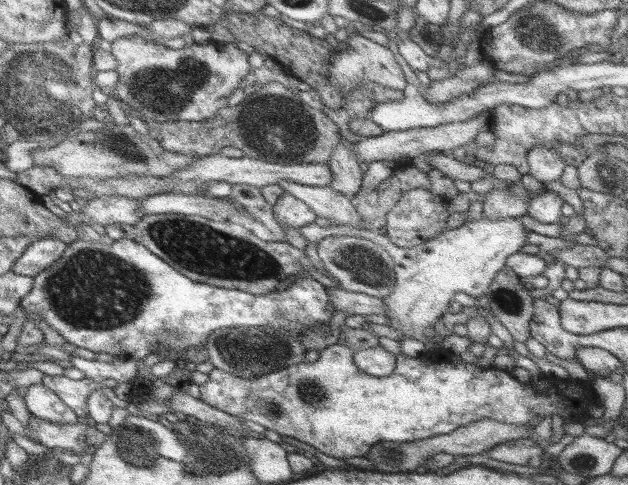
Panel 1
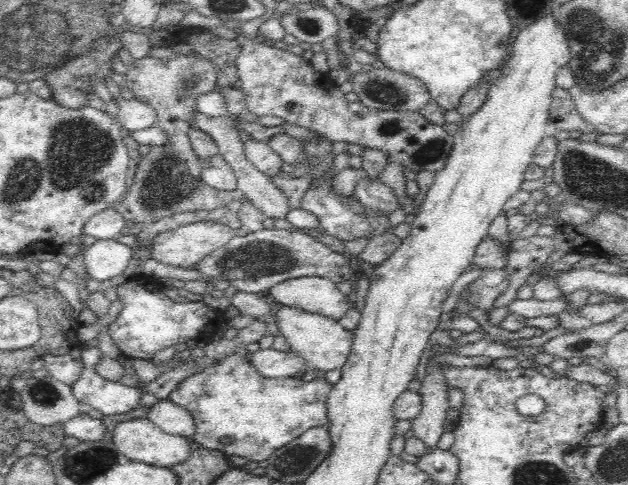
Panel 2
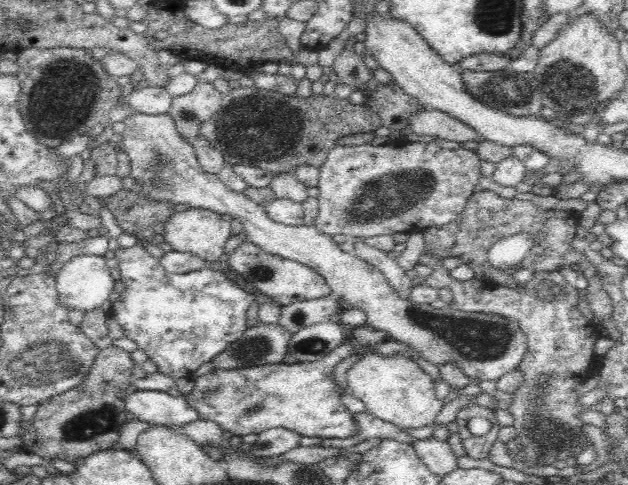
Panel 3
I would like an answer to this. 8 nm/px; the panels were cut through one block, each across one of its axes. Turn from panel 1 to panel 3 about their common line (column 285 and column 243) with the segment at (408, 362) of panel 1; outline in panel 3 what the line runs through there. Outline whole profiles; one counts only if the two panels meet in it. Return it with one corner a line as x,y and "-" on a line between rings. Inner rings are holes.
347,339
346,342
340,344
336,350
330,352
330,354
326,354
324,358
320,358
320,360
316,360
316,362
293,362
293,361
285,361
278,364
263,364
258,366
249,366
242,368
233,368
233,369
222,369
222,368
214,368
211,372
197,376
194,378
194,386
192,389
185,394
185,399
187,403
191,405
191,407
198,414
199,420
212,420
218,427
222,433
229,432
232,436
246,436
249,434
258,435
260,432
264,430
269,430
270,428
286,428
287,430
292,430
300,436
319,436
323,439
345,439
348,436
352,436
352,434
356,434
356,424
354,421
354,417
348,411
348,409
340,402
339,394
344,392
339,386
336,385
334,381
334,377
332,375
332,371
334,366
338,364
344,358
348,358
354,352
354,345
352,342
349,342

